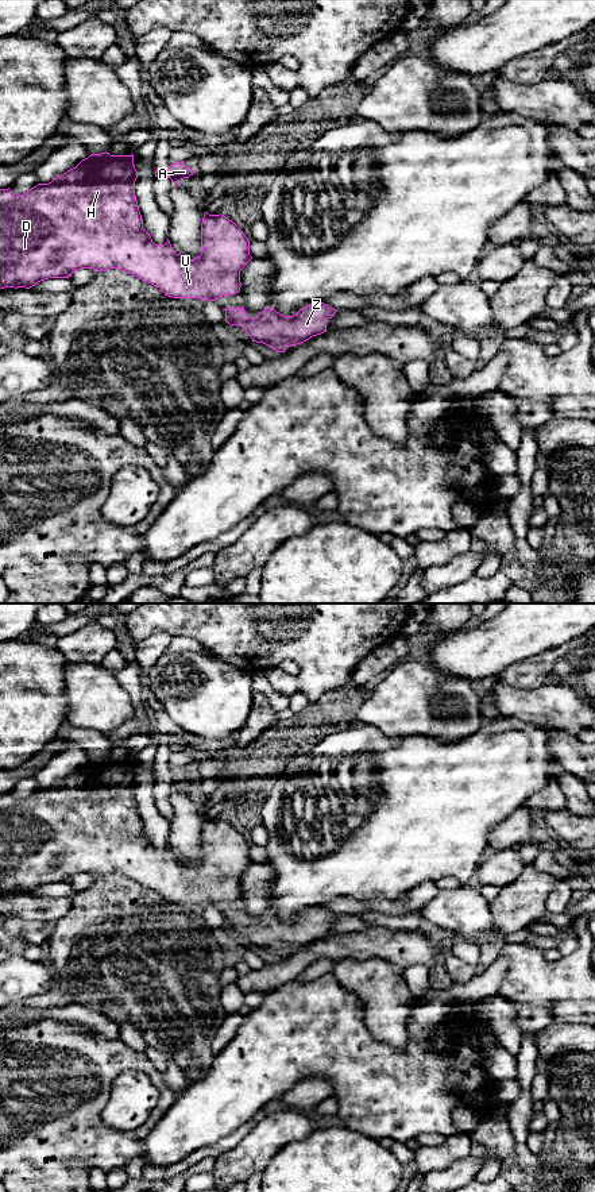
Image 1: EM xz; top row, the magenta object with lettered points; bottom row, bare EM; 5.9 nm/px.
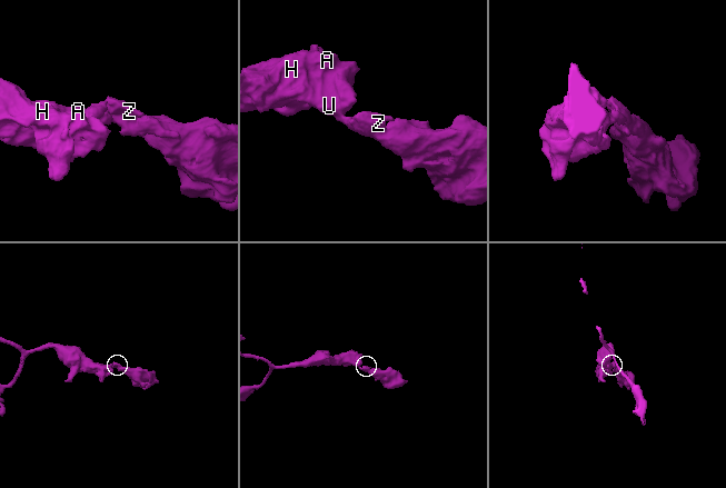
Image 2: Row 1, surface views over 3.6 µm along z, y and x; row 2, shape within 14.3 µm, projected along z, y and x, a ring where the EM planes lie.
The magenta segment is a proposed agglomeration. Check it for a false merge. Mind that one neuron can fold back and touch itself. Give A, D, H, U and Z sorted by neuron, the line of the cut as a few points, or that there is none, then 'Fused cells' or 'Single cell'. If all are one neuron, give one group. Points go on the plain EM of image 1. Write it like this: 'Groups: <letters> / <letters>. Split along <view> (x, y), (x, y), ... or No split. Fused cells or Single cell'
Groups: A D H U Z. No split. Single cell

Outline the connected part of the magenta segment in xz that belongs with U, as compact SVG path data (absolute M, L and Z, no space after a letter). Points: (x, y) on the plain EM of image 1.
M109 757L92 759L88 763L82 764L76 772L67 775L66 778L57 780L49 788L38 788L31 792L24 799L16 799L9 792L0 794L0 894L4 892L26 892L30 894L35 891L38 887L49 884L49 883L69 883L74 876L81 873L93 873L97 876L105 876L111 873L117 873L125 876L128 879L135 880L136 883L151 888L159 892L165 900L173 903L200 903L215 906L223 900L231 900L240 896L240 876L244 871L252 864L250 860L250 845L243 838L243 836L228 822L224 819L209 819L204 818L201 828L201 852L202 857L200 861L194 864L189 864L177 859L169 844L165 849L155 849L150 841L150 838L143 833L142 819L138 811L136 799L135 799L135 786L138 783L138 776L134 769L134 759L132 760L111 760Z

